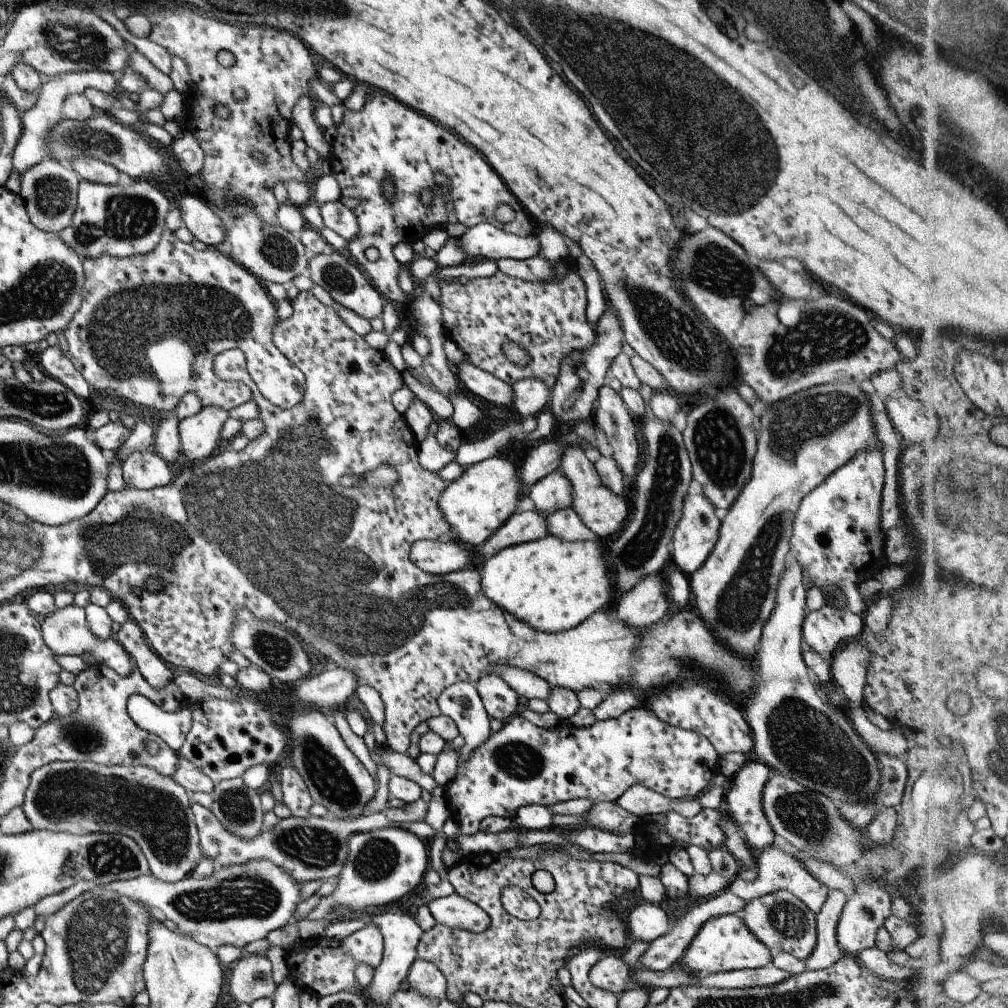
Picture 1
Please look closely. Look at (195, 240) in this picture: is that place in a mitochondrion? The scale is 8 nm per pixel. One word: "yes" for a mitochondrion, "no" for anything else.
no

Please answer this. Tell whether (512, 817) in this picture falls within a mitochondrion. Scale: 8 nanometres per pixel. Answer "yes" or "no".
no

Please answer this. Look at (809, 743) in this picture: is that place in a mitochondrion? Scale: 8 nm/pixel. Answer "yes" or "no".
yes

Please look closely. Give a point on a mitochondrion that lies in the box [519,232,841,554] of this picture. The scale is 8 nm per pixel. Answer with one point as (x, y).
(669, 330)

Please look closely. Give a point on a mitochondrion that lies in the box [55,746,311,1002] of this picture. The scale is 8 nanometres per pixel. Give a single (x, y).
(97, 942)

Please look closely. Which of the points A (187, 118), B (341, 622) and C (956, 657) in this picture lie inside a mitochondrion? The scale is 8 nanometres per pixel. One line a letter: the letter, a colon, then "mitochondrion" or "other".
A: other
B: mitochondrion
C: other

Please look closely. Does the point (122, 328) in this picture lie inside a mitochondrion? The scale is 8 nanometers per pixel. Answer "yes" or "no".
yes

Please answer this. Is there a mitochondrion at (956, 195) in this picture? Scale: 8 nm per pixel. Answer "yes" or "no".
no

